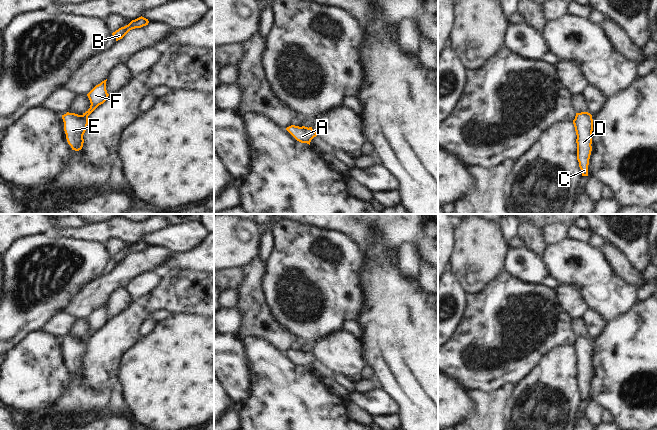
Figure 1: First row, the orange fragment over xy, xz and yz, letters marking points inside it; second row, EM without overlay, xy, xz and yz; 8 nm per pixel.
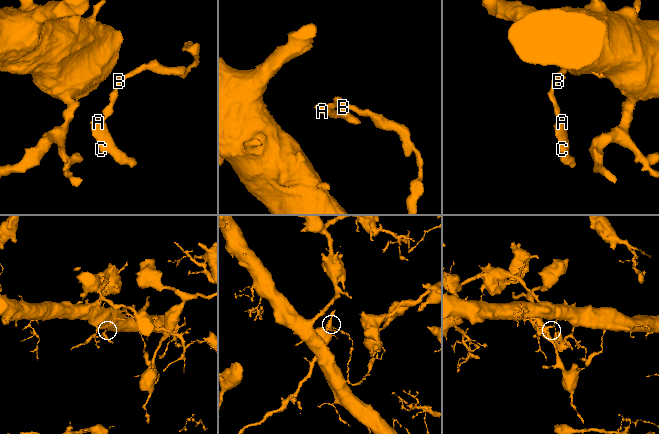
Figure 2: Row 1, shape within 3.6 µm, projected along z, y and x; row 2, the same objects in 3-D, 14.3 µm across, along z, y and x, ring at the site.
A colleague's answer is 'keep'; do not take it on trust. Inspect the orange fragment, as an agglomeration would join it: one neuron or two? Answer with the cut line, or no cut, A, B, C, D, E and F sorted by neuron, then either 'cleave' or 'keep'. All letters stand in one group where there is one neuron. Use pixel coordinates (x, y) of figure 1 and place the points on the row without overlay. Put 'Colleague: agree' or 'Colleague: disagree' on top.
Colleague: agree
no cut | A B C D E F | keep

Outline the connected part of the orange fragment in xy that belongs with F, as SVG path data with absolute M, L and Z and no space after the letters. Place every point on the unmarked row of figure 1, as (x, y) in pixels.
M107 303L96 309L87 318L91 329L85 337L78 339L67 336L66 338L62 339L66 363L72 374L79 375L82 373L84 367L83 359L88 349L88 340L99 329L103 328L109 320L106 314L106 305Z

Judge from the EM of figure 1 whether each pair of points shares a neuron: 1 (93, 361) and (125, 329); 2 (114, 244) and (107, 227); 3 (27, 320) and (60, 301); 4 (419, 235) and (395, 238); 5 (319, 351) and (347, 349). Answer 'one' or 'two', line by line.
1: one
2: two
3: one
4: one
5: one

